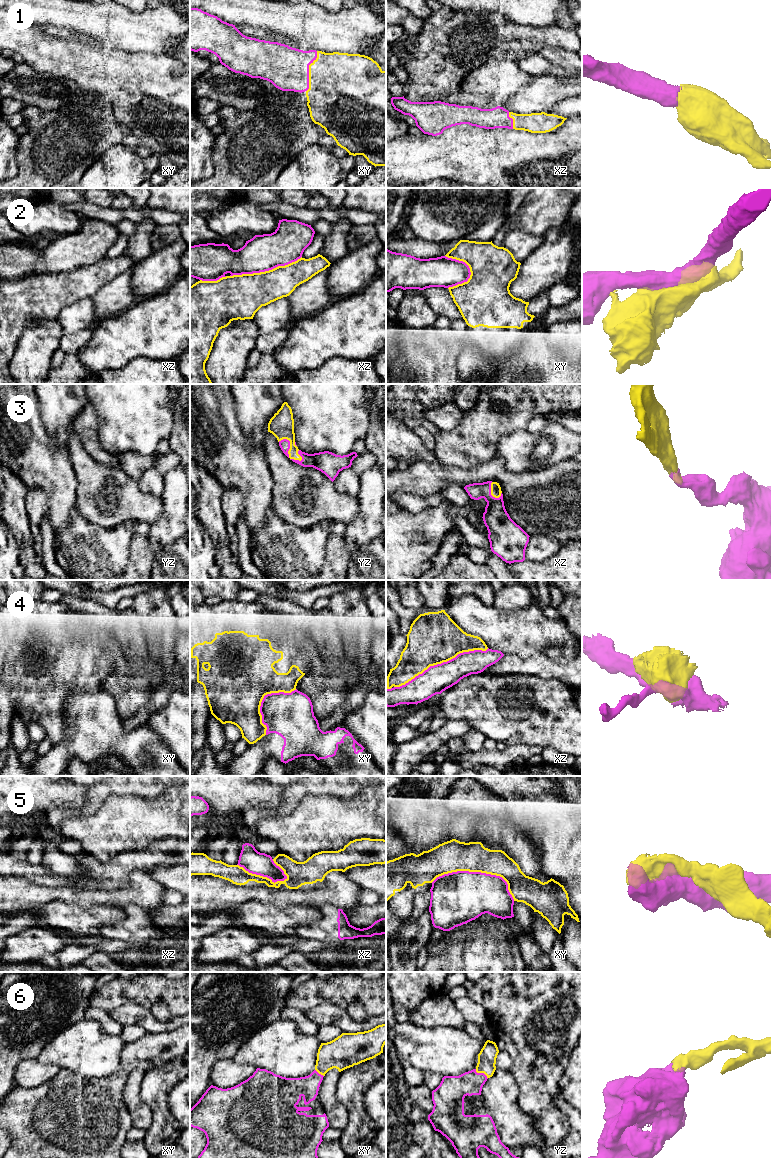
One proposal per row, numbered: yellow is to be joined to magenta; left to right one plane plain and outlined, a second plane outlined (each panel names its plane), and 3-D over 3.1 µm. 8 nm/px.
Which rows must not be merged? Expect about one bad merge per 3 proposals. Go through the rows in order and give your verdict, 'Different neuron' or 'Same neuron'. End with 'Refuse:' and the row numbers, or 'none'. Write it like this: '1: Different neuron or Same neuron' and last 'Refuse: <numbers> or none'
1: Same neuron
2: Different neuron
3: Same neuron
4: Different neuron
5: Different neuron
6: Same neuron
Refuse: 2, 4, 5

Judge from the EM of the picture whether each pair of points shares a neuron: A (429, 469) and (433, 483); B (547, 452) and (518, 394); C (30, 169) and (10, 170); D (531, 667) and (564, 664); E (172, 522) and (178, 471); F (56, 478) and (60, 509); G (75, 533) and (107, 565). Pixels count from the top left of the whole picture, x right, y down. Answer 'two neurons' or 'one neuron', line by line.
A: one neuron
B: two neurons
C: two neurons
D: one neuron
E: one neuron
F: one neuron
G: one neuron

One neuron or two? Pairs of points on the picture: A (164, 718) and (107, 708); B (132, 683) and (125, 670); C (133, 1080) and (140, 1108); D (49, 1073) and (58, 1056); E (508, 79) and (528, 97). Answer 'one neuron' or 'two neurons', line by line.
A: two neurons
B: one neuron
C: one neuron
D: two neurons
E: two neurons

